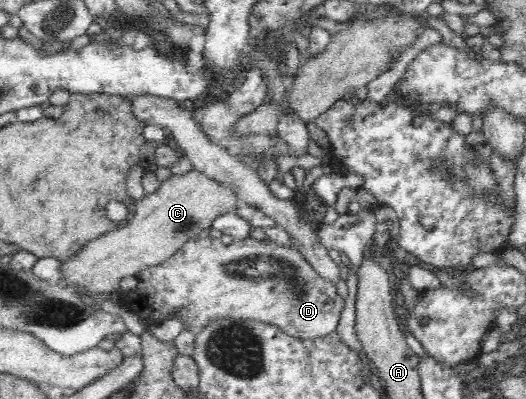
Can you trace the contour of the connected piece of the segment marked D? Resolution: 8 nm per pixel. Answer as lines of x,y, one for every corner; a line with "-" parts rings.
207,236
203,239
190,239
186,244
183,244
171,257
161,261
157,265
142,269
137,275
137,301
135,301
135,309
131,309
133,314
138,315
143,319
146,326
155,325
167,319
178,319
183,323
183,329
192,331
196,335
213,320
219,318
237,318
241,320
261,320
263,323
271,324
277,328
281,328
285,334
293,336
293,338
309,339
316,338
317,336
329,335
332,331
337,329
339,323
339,316
345,306
343,299
337,294
337,289
333,282
329,282
321,275
317,274
315,268
303,257
299,250
291,249
289,247
278,245
275,241
271,240
268,236
266,239
255,239
247,237
238,241
233,241
228,245
221,242
221,238
211,238

